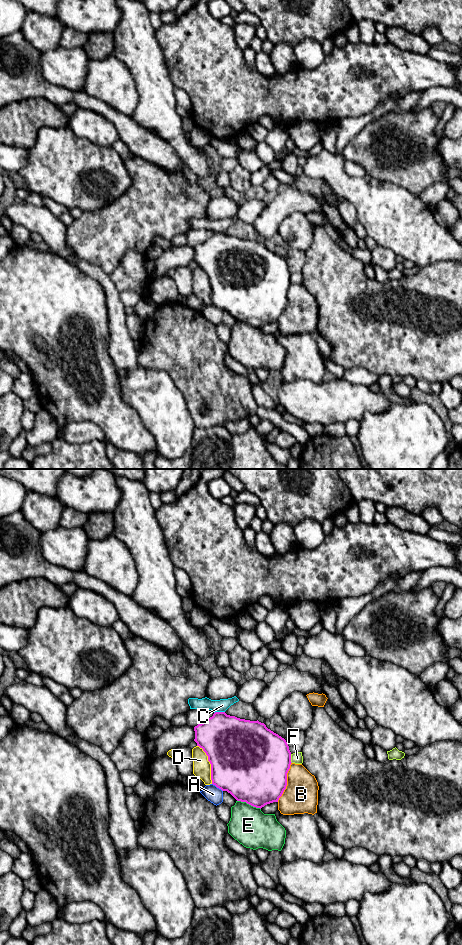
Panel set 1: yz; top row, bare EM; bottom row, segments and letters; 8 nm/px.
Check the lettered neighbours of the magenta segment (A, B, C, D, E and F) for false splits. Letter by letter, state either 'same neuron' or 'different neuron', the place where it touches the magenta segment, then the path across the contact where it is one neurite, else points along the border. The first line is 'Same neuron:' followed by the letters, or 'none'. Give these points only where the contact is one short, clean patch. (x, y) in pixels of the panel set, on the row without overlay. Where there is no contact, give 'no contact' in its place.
Same neuron: none
A: different neuron | yz (217, 307)
B: different neuron | yz (286, 302)
C: different neuron | yz (219, 232) | along yz (224, 231), (216, 231), (214, 233)
D: different neuron | yz (210, 283)
E: different neuron | yz (249, 324)
F: different neuron | yz (290, 278)

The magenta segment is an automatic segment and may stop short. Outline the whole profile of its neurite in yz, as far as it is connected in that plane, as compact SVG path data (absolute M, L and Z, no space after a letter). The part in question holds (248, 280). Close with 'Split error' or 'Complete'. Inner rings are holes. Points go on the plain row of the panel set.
M215 232L205 242L194 247L197 266L203 269L211 284L212 304L222 311L230 313L237 321L262 328L267 324L278 322L287 306L287 293L291 285L291 272L284 258L266 247L264 243L240 239Z. Complete

